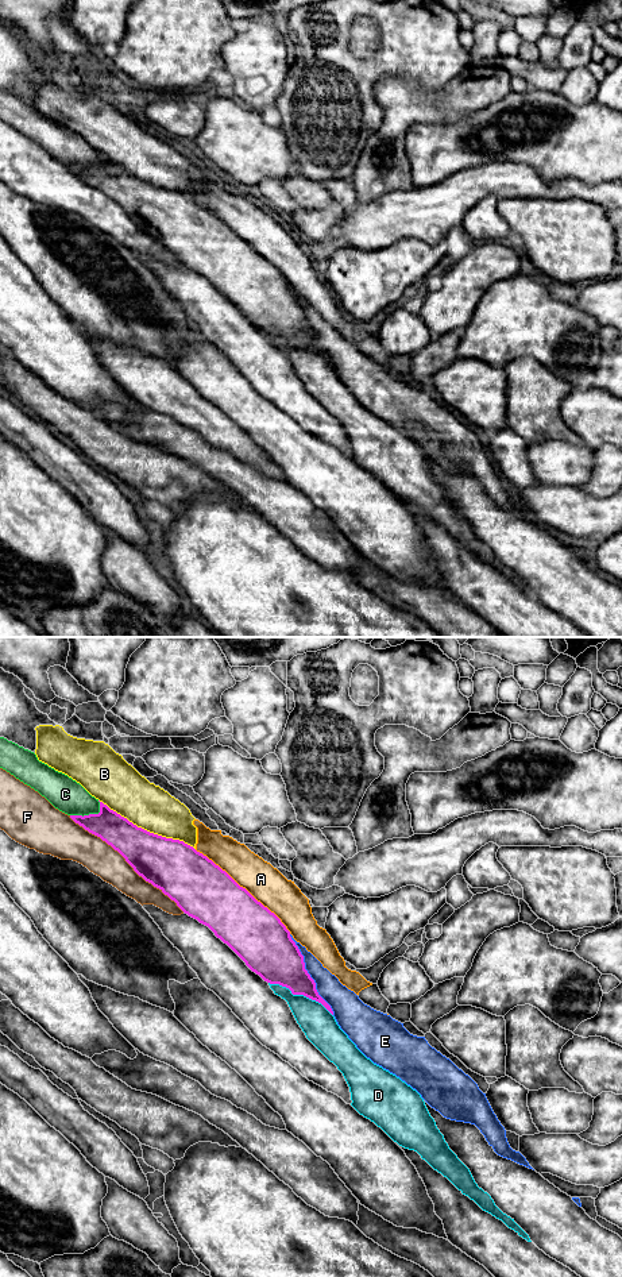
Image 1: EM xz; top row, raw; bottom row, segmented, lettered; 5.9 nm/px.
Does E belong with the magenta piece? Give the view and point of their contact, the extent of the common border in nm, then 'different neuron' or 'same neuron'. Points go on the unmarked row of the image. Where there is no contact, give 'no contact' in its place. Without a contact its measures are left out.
xz (309, 327) | 550 nm | different neuron

